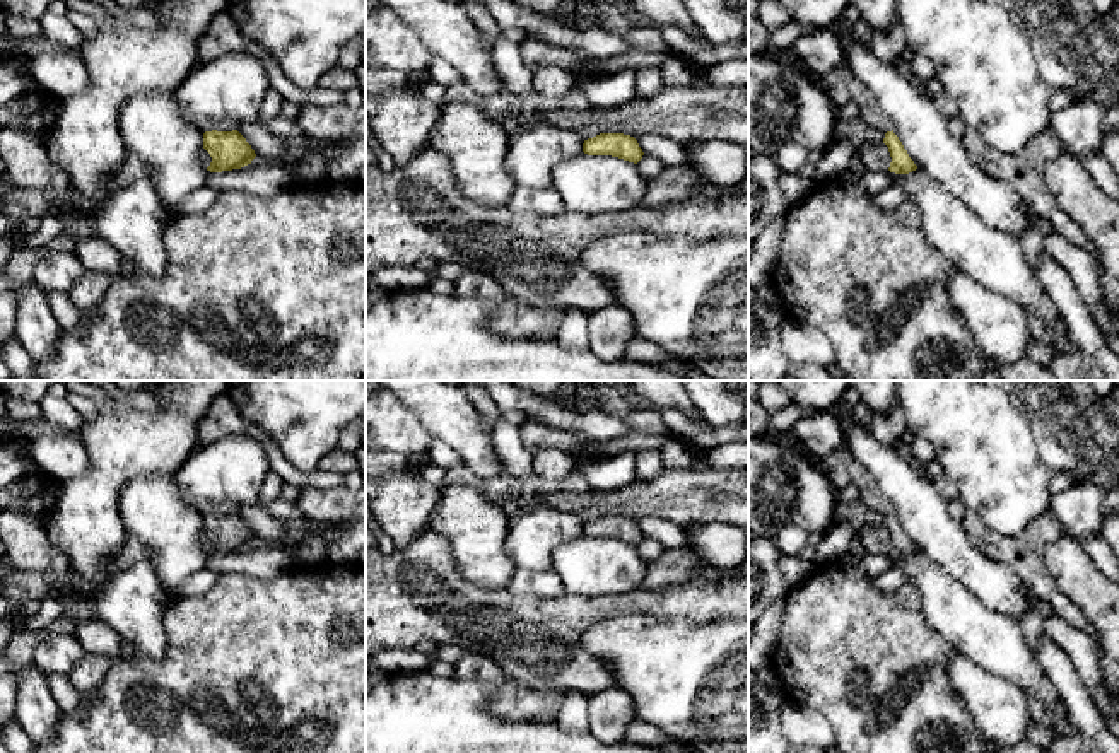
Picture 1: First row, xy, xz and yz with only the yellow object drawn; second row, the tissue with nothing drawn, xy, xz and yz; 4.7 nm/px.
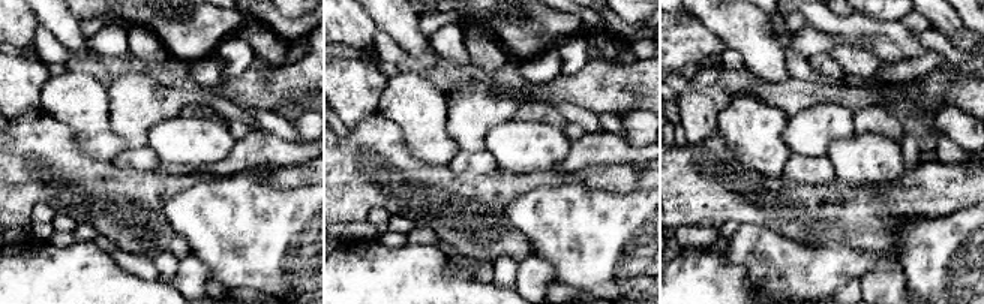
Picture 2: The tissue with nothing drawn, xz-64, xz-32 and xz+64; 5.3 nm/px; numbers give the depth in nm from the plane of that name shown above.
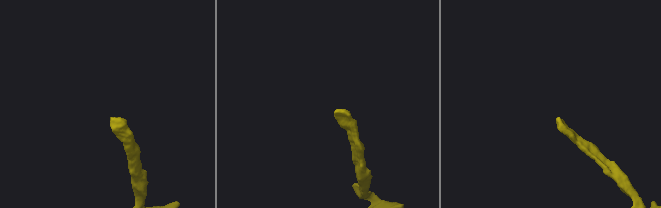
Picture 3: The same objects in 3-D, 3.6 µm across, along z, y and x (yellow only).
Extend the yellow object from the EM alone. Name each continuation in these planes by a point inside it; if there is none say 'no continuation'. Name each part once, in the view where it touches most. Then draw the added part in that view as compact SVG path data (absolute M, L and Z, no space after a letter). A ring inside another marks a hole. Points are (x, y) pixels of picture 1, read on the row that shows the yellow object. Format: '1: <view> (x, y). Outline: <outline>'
1: xy (205, 125). Outline: M202 120L198 121L198 128L205 133L205 131L232 131L237 130L239 125L234 121L214 121L214 120Z

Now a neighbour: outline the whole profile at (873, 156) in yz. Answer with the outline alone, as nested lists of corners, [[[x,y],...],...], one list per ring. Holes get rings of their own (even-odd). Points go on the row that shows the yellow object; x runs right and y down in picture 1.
[[[864,142],[859,149],[859,161],[864,169],[883,172],[888,171],[892,157],[888,147],[883,142]]]

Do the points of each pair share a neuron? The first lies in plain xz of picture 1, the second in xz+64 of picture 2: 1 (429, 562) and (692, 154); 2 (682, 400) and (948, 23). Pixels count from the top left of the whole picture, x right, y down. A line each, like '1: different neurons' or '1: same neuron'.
1: same neuron
2: same neuron

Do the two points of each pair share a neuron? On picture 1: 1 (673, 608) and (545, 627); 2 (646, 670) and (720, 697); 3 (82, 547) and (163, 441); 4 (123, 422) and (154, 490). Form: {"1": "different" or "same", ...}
{"1": "same", "2": "same", "3": "same", "4": "different"}

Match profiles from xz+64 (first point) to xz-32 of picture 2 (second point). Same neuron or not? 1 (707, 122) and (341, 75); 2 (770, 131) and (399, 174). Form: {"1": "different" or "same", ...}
{"1": "same", "2": "different"}

